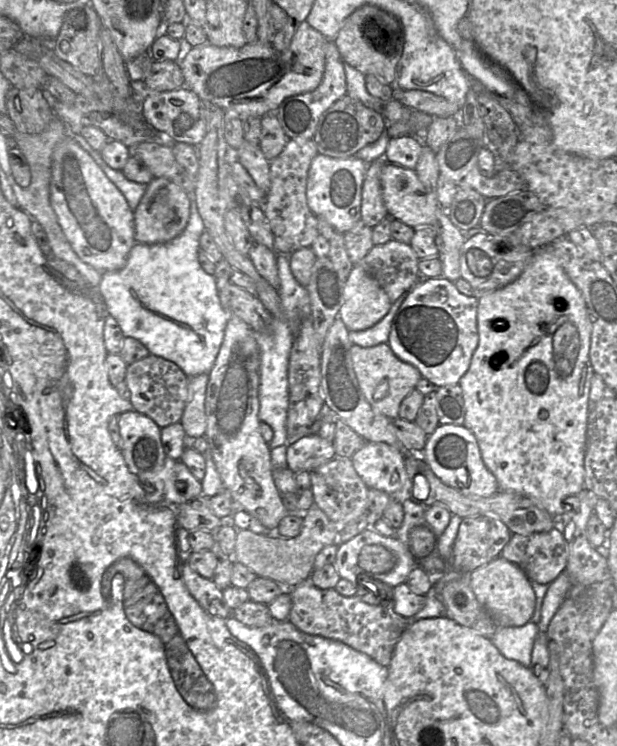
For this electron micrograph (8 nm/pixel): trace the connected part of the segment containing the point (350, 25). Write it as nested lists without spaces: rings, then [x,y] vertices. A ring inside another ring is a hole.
[[[363,5],[345,20],[333,40],[345,63],[365,75],[373,74],[385,83],[394,85],[403,51],[403,32],[400,32],[400,24],[401,22],[395,15],[375,6]],[[376,27],[383,31],[383,38],[376,37],[374,33]]]

